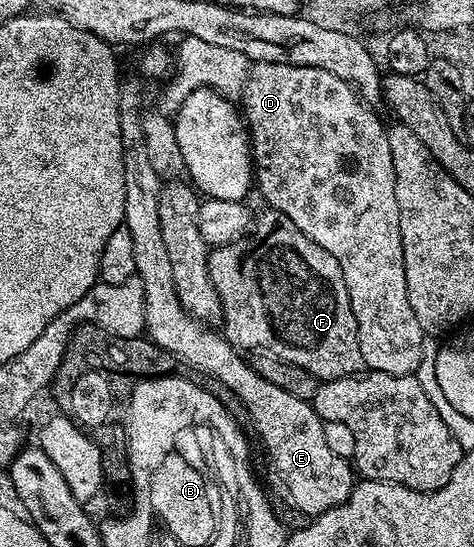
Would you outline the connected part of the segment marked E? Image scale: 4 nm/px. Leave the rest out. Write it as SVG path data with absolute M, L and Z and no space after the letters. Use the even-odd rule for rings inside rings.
M121 81L118 109L124 158L124 227L132 234L136 279L144 286L145 335L176 357L179 365L187 364L203 372L203 377L224 382L224 386L244 402L250 424L258 431L279 482L306 518L342 504L354 489L356 472L351 461L332 454L332 449L324 442L324 421L316 414L313 403L288 394L288 390L280 390L280 386L272 386L272 382L264 382L225 335L209 332L203 321L195 320L184 310L176 294L176 282L172 282L172 266L160 234L160 190L164 180L156 174L152 158L148 158L148 146L144 146L142 88L136 81Z

